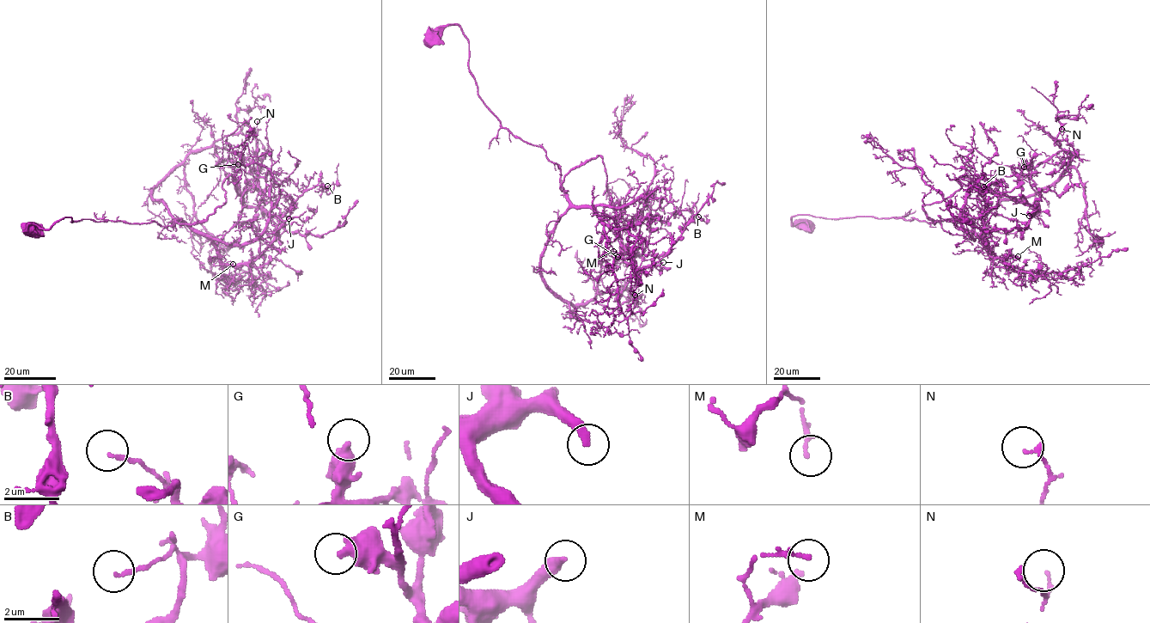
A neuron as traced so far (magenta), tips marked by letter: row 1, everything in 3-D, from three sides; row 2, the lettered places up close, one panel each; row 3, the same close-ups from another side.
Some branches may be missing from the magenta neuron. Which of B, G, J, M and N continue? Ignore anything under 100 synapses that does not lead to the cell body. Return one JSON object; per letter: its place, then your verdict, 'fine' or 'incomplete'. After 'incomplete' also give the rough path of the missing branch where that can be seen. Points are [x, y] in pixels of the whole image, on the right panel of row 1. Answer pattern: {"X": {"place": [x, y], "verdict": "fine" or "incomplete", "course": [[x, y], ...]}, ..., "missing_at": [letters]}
{"B": {"place": [983, 186], "verdict": "fine"}, "G": {"place": [1024, 167], "verdict": "fine"}, "J": {"place": [1029, 216], "verdict": "incomplete", "course": [[1029, 216], [1024, 220], [1005, 185], [985, 167], [970, 157], [943, 154]]}, "M": {"place": [1018, 256], "verdict": "fine"}, "N": {"place": [1061, 129], "verdict": "fine"}, "missing_at": ["J"]}

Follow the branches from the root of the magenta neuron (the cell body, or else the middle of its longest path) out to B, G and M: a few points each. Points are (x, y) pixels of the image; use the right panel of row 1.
B: (806, 227), (791, 218), (965, 216), (994, 258), (981, 236), (988, 203), (971, 187), (983, 193), (983, 186)
G: (806, 227), (791, 218), (981, 218), (1002, 201), (1048, 188), (1072, 156), (1058, 151), (1024, 167)
M: (806, 227), (793, 225), (791, 218), (936, 222), (965, 216), (998, 266), (1007, 267), (1018, 256)

